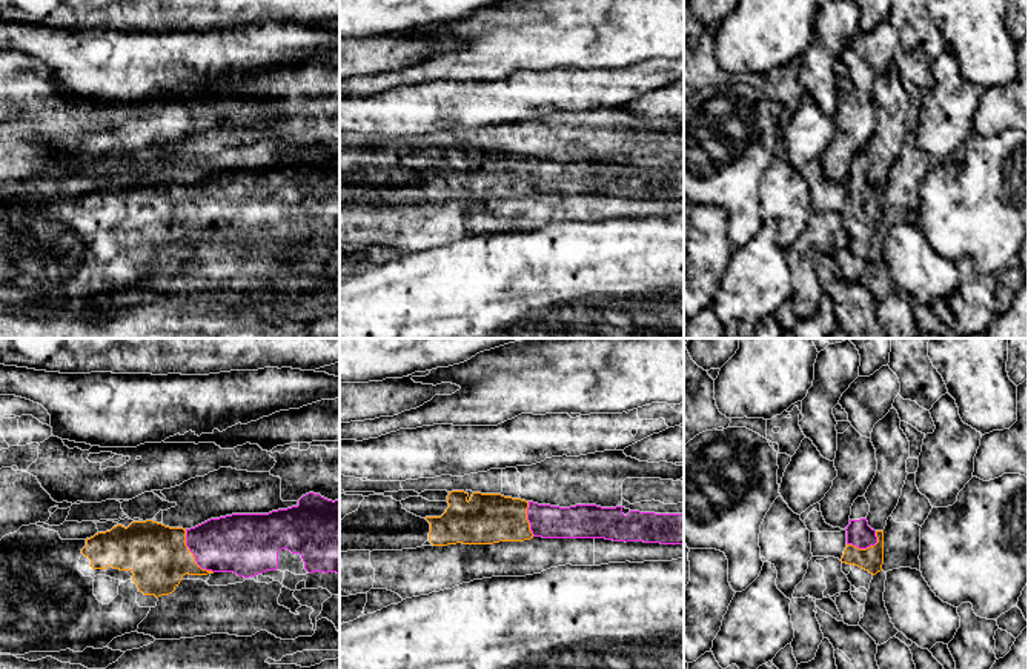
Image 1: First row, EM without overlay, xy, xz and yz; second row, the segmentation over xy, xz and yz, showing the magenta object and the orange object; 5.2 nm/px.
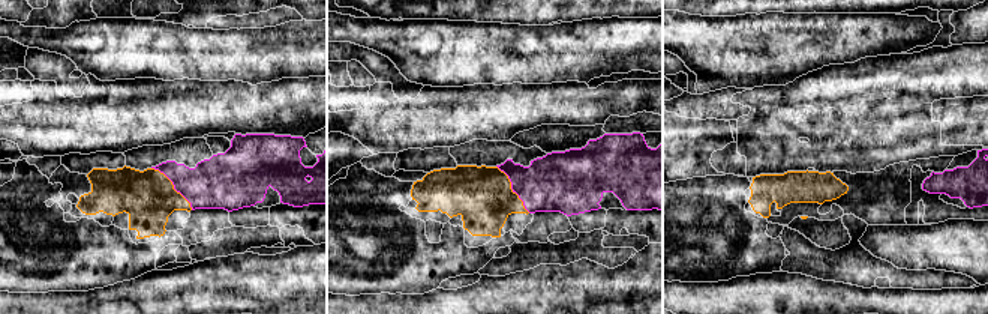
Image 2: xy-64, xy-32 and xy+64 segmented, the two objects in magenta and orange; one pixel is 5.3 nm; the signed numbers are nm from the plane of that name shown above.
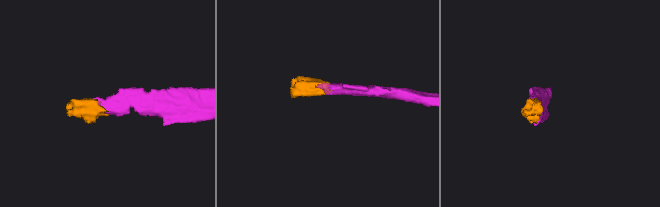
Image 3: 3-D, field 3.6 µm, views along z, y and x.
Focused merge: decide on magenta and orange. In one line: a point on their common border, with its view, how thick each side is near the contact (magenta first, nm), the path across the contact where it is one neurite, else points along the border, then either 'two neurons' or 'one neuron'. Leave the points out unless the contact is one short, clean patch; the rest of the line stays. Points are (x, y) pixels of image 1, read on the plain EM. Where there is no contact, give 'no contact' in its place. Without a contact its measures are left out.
contact xy (192, 208); calibres 320 and 320 nm; way xy (238, 199), (215, 200), (192, 208), (157, 211); one neuron

